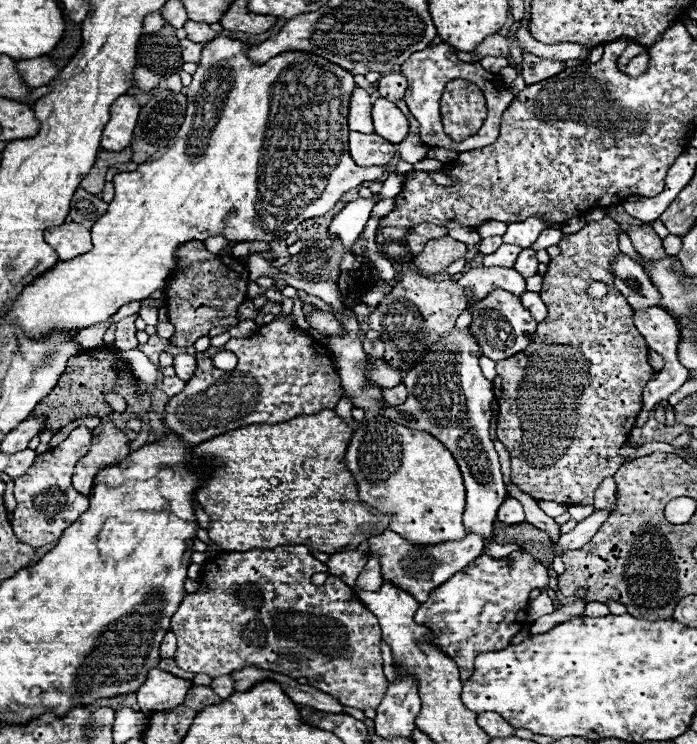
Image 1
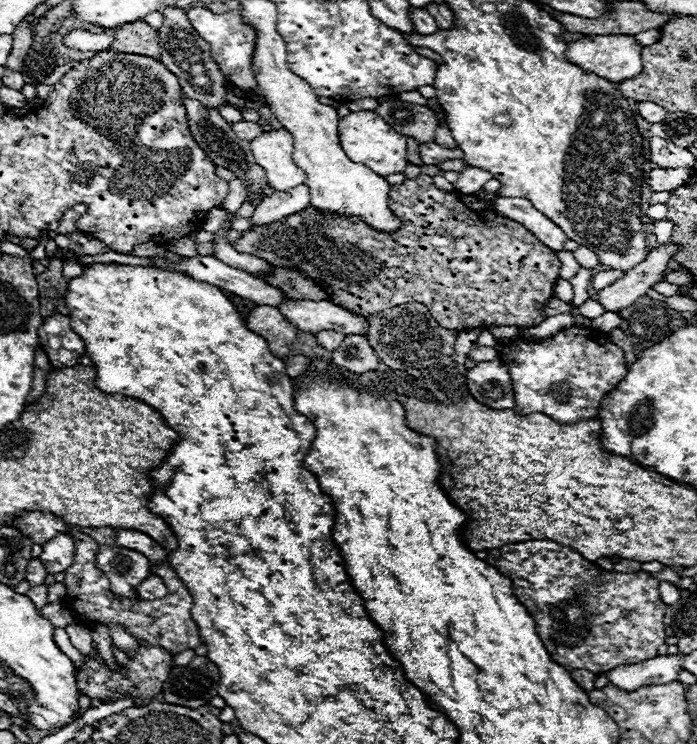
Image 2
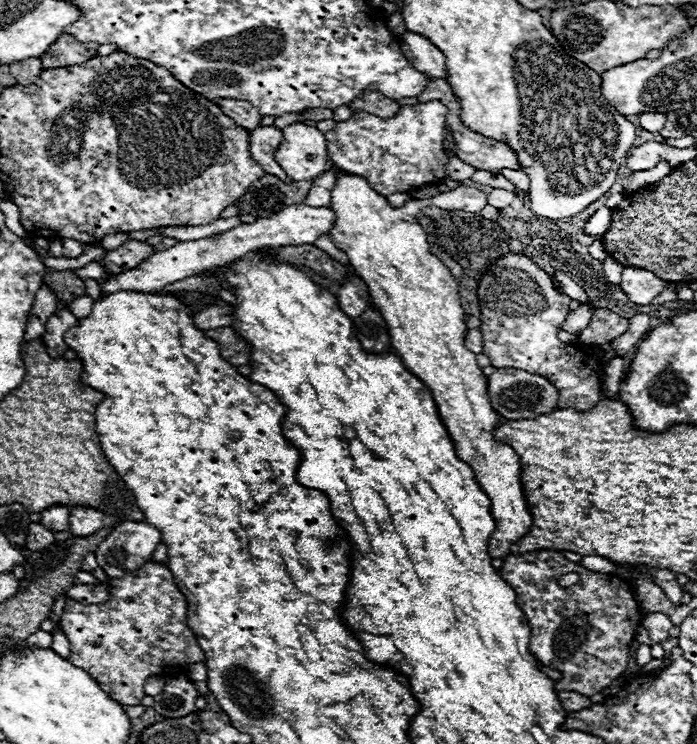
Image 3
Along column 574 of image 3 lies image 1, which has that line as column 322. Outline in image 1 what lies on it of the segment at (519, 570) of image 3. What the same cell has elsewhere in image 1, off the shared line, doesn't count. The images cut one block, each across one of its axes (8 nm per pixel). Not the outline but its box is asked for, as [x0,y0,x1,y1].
[170,546,388,708]

